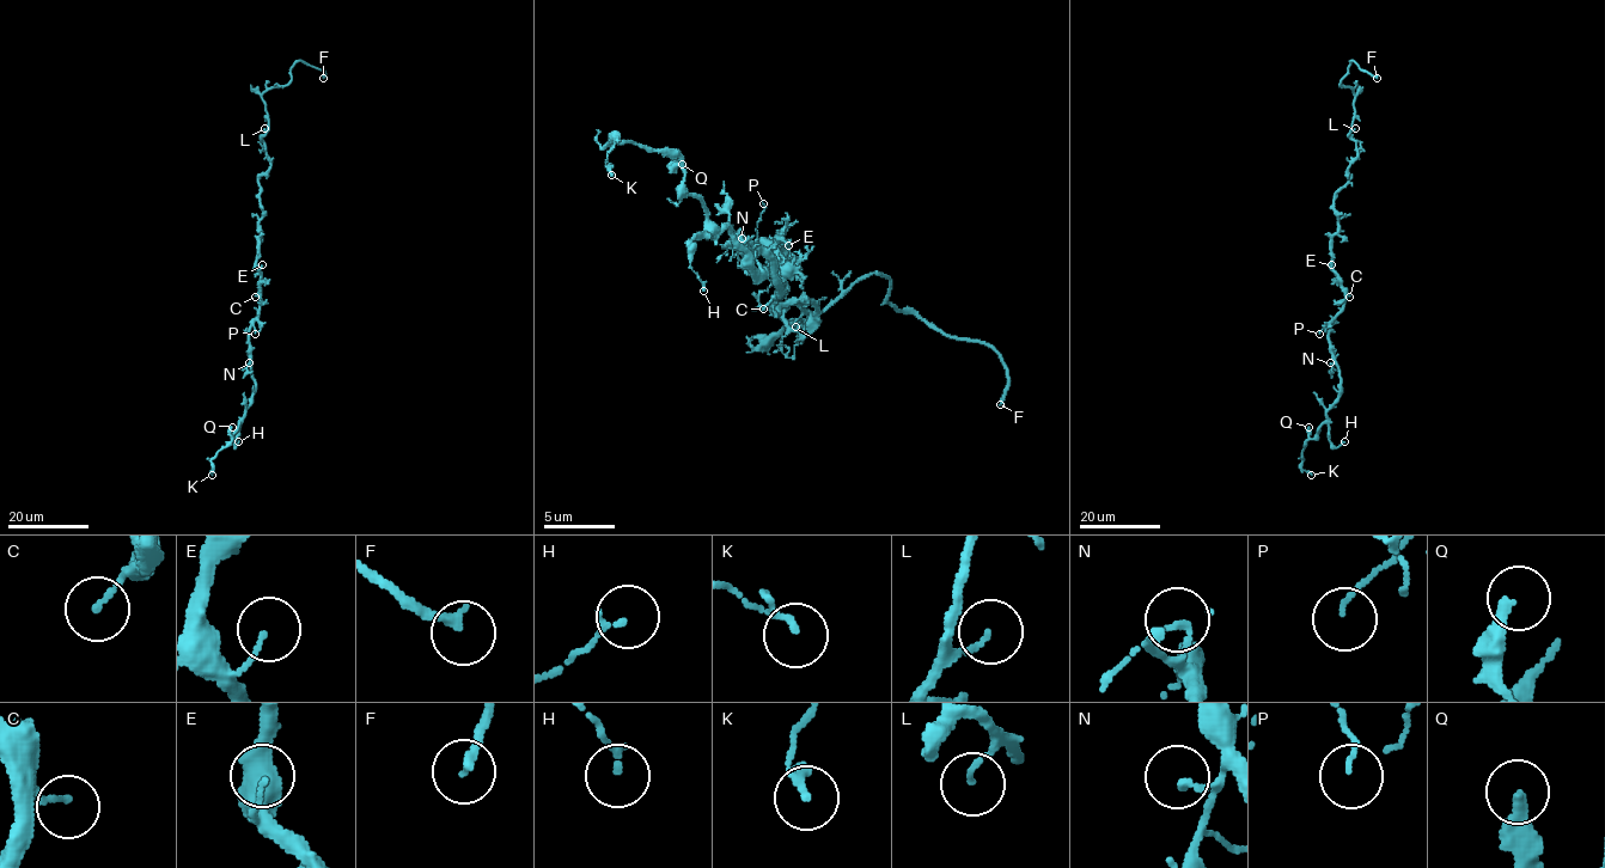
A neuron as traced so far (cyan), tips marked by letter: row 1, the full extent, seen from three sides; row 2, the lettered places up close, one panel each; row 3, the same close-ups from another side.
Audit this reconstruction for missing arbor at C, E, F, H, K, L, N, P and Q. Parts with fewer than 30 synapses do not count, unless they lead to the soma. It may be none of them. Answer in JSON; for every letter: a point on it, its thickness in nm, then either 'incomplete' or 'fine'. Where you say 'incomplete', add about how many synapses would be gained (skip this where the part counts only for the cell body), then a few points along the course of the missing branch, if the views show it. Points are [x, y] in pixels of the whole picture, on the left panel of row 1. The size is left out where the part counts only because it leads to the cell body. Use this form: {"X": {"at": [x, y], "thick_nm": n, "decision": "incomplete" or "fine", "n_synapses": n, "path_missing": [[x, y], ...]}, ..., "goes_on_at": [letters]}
{"C": {"at": [255, 297], "thick_nm": 140, "decision": "fine"}, "E": {"at": [262, 264], "thick_nm": 90, "decision": "fine"}, "F": {"at": [323, 78], "thick_nm": 240, "decision": "incomplete"}, "H": {"at": [238, 441], "thick_nm": 140, "decision": "fine"}, "K": {"at": [212, 475], "thick_nm": 170, "decision": "fine"}, "L": {"at": [264, 128], "thick_nm": 110, "decision": "fine"}, "N": {"at": [249, 362], "thick_nm": 150, "decision": "fine"}, "P": {"at": [255, 334], "thick_nm": 90, "decision": "fine"}, "Q": {"at": [232, 427], "thick_nm": 320, "decision": "fine"}, "goes_on_at": ["F"]}

